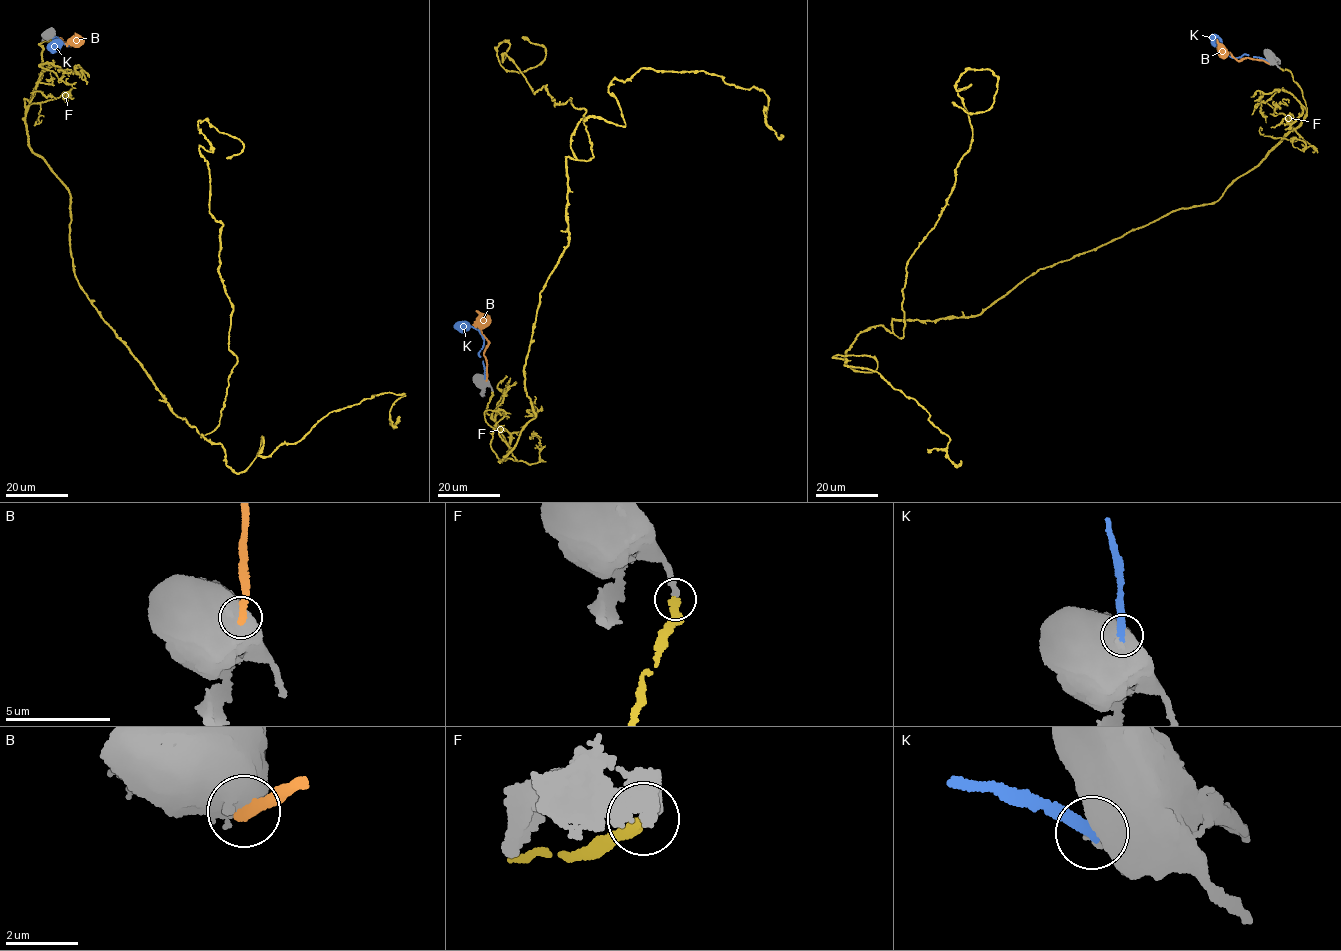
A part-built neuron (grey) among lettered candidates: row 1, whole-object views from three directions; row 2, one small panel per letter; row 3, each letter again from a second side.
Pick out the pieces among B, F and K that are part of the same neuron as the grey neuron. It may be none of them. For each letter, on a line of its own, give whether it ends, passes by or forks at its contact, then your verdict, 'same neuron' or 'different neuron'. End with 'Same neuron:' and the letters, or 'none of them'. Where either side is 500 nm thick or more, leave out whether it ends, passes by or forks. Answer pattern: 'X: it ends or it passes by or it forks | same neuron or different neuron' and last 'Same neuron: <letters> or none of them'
B: different neuron
F: it ends | same neuron
K: different neuron
Same neuron: F

